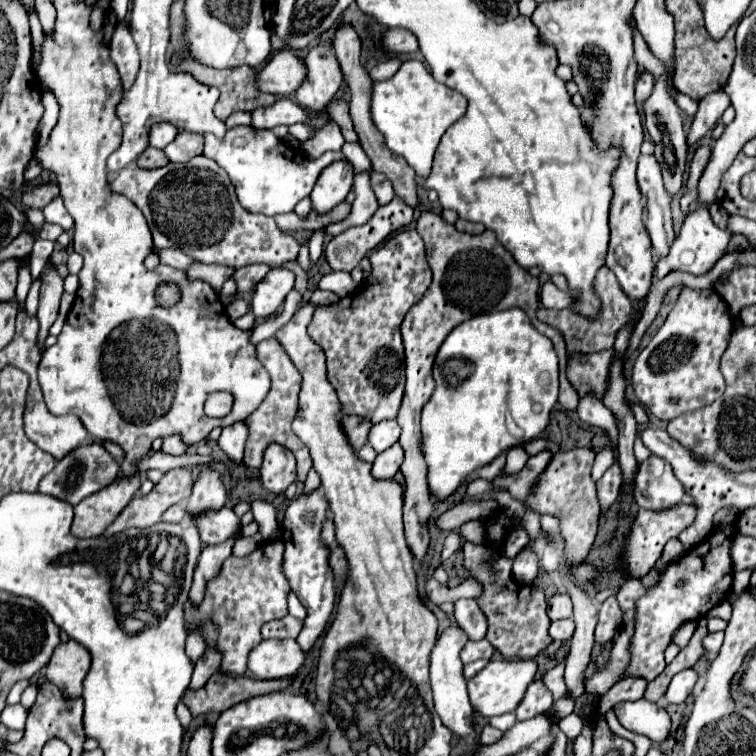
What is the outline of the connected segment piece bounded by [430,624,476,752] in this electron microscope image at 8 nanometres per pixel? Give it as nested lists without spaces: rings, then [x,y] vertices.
[[[458,624],[448,626],[436,640],[432,654],[430,654],[430,680],[432,680],[432,692],[434,692],[434,704],[436,704],[436,712],[442,718],[444,726],[458,734],[466,744],[468,744],[468,752],[474,752],[474,726],[472,726],[472,714],[474,708],[468,700],[468,680],[462,674],[462,660],[460,660],[460,652],[464,648],[464,644],[468,642],[468,636],[464,636],[464,632],[460,632]]]

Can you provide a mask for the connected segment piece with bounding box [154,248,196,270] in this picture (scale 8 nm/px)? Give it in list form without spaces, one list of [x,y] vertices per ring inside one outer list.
[[[154,248],[154,252],[160,254],[160,262],[162,262],[162,264],[168,264],[168,266],[172,266],[172,268],[188,270],[192,264],[196,264],[196,260],[192,260],[190,256],[184,256],[184,252],[180,252],[180,250],[172,250],[172,248],[158,250],[158,248]]]

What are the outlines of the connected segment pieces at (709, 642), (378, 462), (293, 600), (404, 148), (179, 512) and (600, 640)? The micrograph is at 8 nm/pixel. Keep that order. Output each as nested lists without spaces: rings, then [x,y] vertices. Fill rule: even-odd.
[[[724,632],[709,633],[704,640],[702,640],[702,646],[704,646],[704,658],[708,662],[712,662],[716,658],[716,654],[720,652],[720,644],[723,644]]]
[[[392,444],[392,448],[386,448],[382,454],[376,456],[372,464],[372,476],[376,476],[378,480],[392,478],[400,470],[402,462],[404,462],[404,450],[400,448],[400,444]]]
[[[294,594],[288,596],[288,612],[290,612],[292,616],[300,618],[300,620],[304,620],[304,616],[306,616],[306,608],[300,604],[300,600],[298,600]]]
[[[406,60],[392,78],[374,84],[370,108],[372,120],[386,136],[390,152],[402,156],[420,178],[426,178],[442,134],[464,116],[468,104],[462,94],[436,82],[420,60]]]
[[[174,504],[172,508],[168,508],[166,512],[164,512],[164,516],[162,516],[162,520],[164,522],[180,522],[182,520],[182,516],[184,516],[184,504]]]
[[[606,598],[600,612],[598,612],[598,624],[596,624],[596,644],[606,646],[608,640],[612,642],[622,626],[622,612],[616,598]]]

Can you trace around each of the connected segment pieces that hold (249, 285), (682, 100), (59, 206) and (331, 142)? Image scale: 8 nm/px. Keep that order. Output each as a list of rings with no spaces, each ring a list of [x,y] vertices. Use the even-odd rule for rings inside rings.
[[[252,264],[252,266],[244,266],[244,268],[234,272],[232,278],[236,280],[236,286],[244,298],[248,298],[250,290],[264,278],[264,272],[266,274],[270,272],[270,268],[266,264]]]
[[[674,90],[674,96],[676,96],[676,104],[680,106],[680,110],[684,110],[684,112],[690,114],[690,116],[696,114],[696,110],[698,110],[698,102],[694,102],[692,98],[688,98],[686,94],[680,94],[680,92],[676,92],[676,90]]]
[[[56,196],[56,200],[52,200],[52,204],[48,204],[44,208],[44,216],[46,216],[46,222],[60,224],[64,230],[70,230],[72,228],[72,216],[66,212],[60,196]]]
[[[330,120],[306,144],[302,144],[302,148],[310,158],[318,158],[326,150],[340,150],[342,144],[344,144],[344,136],[340,132],[340,126],[334,120]]]

